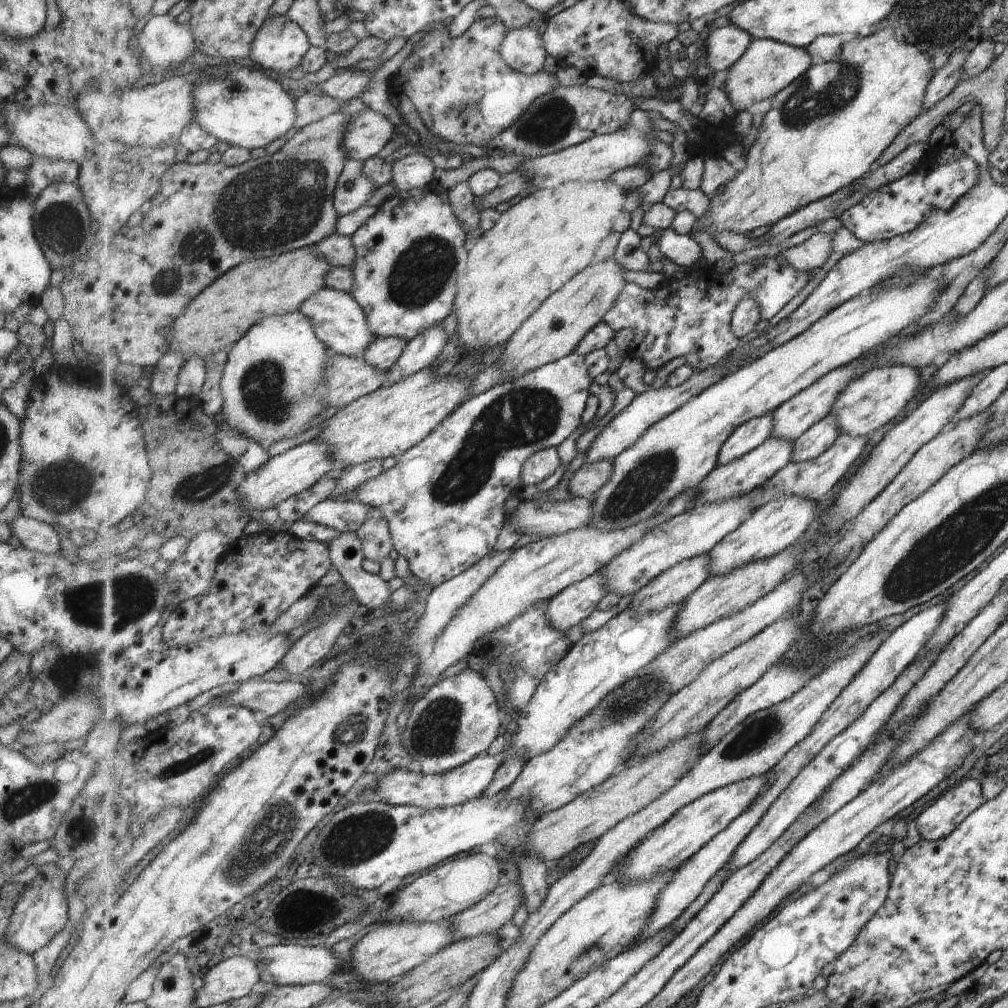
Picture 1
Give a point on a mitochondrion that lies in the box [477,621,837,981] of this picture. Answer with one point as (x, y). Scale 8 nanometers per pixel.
(754, 736)

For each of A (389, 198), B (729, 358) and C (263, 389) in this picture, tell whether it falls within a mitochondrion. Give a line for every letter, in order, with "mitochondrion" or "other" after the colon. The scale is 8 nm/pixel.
A: other
B: other
C: mitochondrion

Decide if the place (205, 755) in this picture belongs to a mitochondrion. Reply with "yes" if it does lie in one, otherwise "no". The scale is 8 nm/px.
yes

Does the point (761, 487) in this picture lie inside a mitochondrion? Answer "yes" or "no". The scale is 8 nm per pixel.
no

